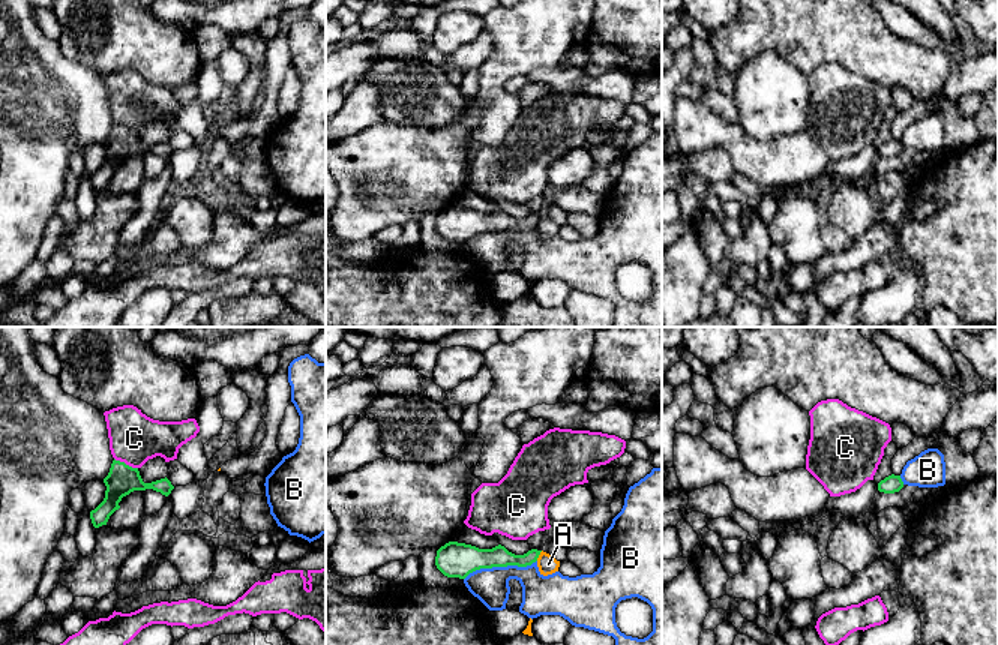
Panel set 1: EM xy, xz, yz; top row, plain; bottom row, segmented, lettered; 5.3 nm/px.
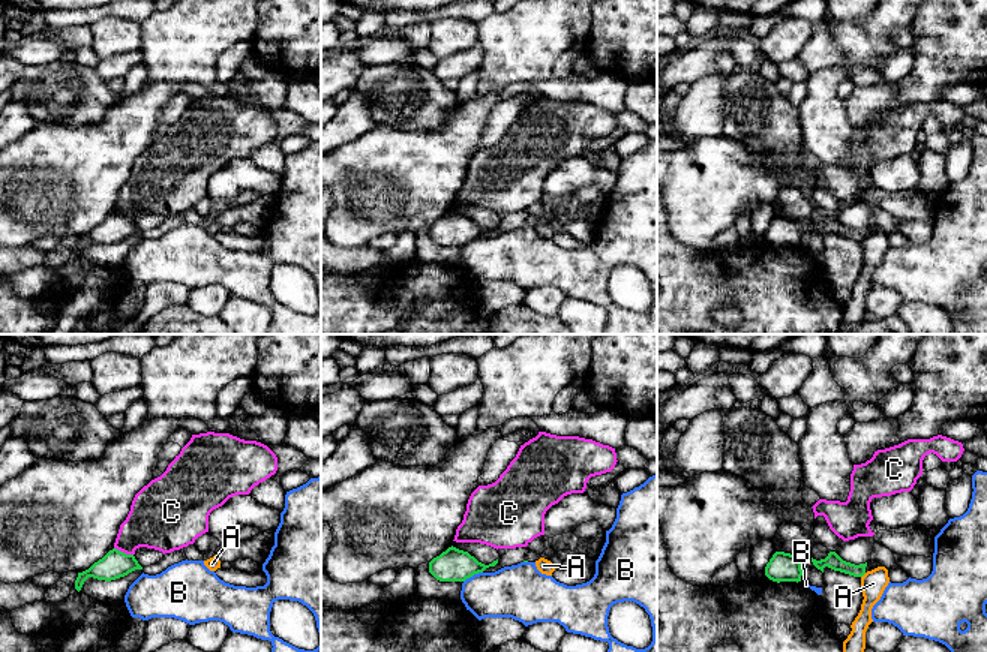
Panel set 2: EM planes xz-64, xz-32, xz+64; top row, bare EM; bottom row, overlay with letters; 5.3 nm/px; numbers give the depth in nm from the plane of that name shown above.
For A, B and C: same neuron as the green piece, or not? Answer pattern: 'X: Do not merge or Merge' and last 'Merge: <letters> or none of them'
A: Do not merge
B: Do not merge
C: Do not merge
Merge: none of them

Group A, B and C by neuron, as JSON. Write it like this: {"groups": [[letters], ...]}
{"groups": [["A"], ["B"], ["C"]]}

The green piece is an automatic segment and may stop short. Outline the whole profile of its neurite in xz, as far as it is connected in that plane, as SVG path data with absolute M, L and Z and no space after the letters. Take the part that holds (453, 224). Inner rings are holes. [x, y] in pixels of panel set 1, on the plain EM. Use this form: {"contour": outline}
{"contour": "M449 206L437 214L435 230L447 242L465 243L480 232L531 230L537 225L540 216L531 213L524 219L515 219L501 208L492 213L479 213L471 208Z"}

